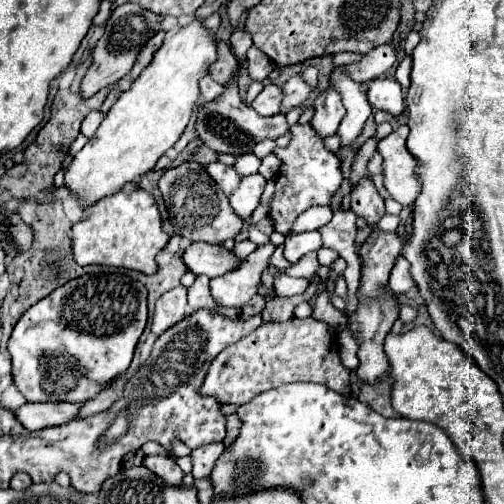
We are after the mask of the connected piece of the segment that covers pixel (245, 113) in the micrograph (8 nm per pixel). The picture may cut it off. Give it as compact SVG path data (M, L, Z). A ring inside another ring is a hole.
M230 80L230 84L224 86L224 92L218 100L212 100L210 104L202 104L198 108L198 118L196 118L196 138L202 140L202 144L210 146L214 152L224 152L224 154L244 154L250 152L254 144L258 144L264 138L276 140L288 130L286 116L284 114L274 114L274 116L260 116L254 112L250 106L246 106L240 100L238 94L238 80Z

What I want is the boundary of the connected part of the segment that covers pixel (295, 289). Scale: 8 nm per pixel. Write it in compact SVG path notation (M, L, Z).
M282 274L274 280L274 289L279 297L291 297L302 294L309 284L306 278L295 278Z

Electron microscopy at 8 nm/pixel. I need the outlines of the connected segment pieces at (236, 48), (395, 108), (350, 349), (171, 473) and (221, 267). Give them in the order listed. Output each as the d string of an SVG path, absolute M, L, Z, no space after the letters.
M234 28L234 34L230 38L230 46L232 46L234 56L238 56L238 68L242 68L246 62L246 52L252 46L252 38L246 32L242 32L240 28Z
M378 78L368 84L368 102L372 108L388 112L392 116L400 116L406 110L404 94L400 84L394 78Z
M348 327L338 334L338 345L342 364L349 370L356 370L360 363L357 357L359 344Z
M144 456L142 464L150 468L154 474L158 474L166 484L172 484L172 486L182 484L184 472L180 470L180 466L172 456Z
M192 242L184 250L182 260L190 272L194 272L196 276L206 274L208 278L222 276L240 266L240 260L230 250L206 242Z

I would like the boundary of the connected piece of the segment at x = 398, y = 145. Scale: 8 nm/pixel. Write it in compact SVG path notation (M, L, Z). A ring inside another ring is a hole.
M400 122L390 136L378 142L378 152L382 152L384 188L402 206L414 204L420 192L420 184L414 176L416 162L406 148L406 138L408 138L408 126Z

